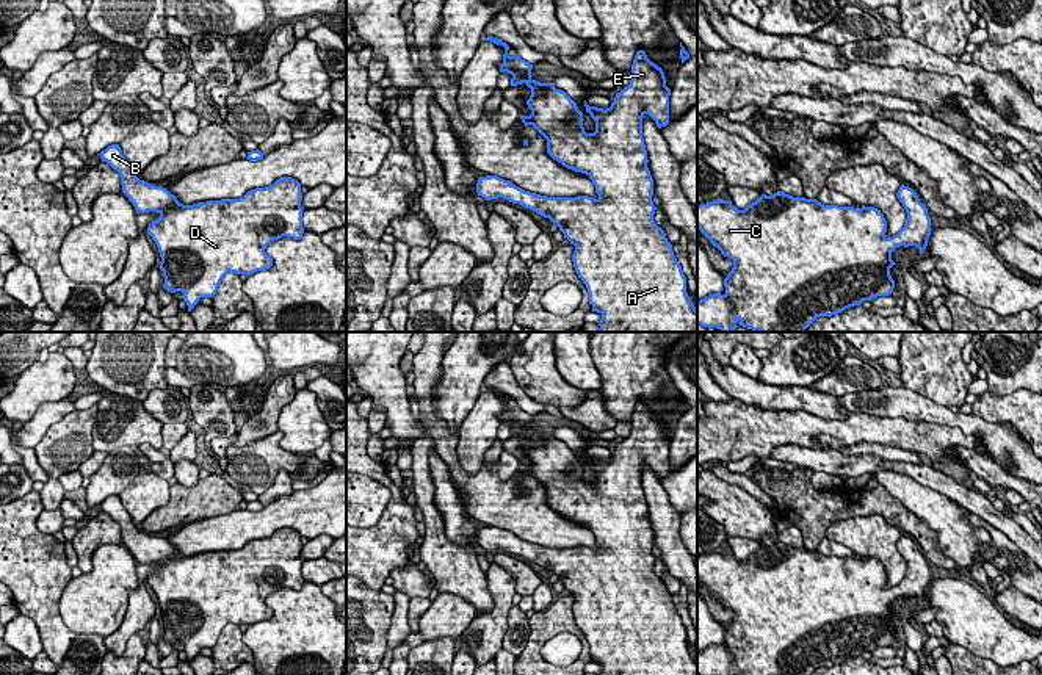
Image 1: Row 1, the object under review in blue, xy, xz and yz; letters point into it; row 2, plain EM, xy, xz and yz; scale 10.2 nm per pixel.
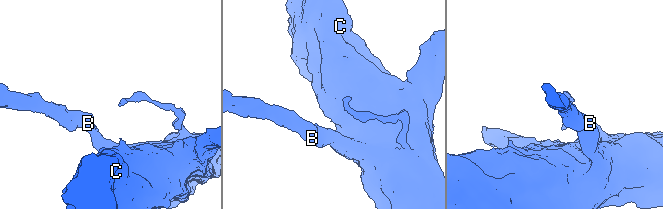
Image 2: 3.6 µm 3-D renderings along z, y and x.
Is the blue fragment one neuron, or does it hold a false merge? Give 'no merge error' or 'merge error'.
no merge error

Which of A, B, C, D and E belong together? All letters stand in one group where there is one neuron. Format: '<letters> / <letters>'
A B C D E

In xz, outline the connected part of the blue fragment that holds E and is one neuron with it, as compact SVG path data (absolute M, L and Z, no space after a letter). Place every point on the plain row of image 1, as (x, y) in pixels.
M484 390L505 398L500 423L512 426L511 437L525 434L531 440L526 451L531 465L520 465L522 473L533 476L547 490L547 504L553 511L586 525L599 548L547 548L497 526L478 529L478 547L486 551L503 548L548 569L559 578L564 589L575 597L573 619L588 639L592 662L602 666L599 675L697 675L697 659L686 644L686 628L664 581L653 572L657 558L652 553L653 529L647 518L642 468L649 465L658 479L669 475L671 440L666 437L663 420L652 413L644 401L638 401L630 435L616 445L610 459L589 457L584 451L586 464L595 471L595 482L586 484L583 464L564 442L556 440L555 434L533 431L533 415L519 406L509 407L509 396L501 390Z

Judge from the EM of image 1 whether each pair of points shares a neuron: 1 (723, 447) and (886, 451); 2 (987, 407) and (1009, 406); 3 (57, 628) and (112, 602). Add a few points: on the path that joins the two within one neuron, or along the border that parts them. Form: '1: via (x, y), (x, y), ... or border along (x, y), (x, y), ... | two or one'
1: border along (817, 436), (832, 436), (843, 445), (867, 442) | two
2: via (992, 407), (1005, 407) | one
3: border along (65, 586), (60, 595), (60, 617), (77, 633) | two

